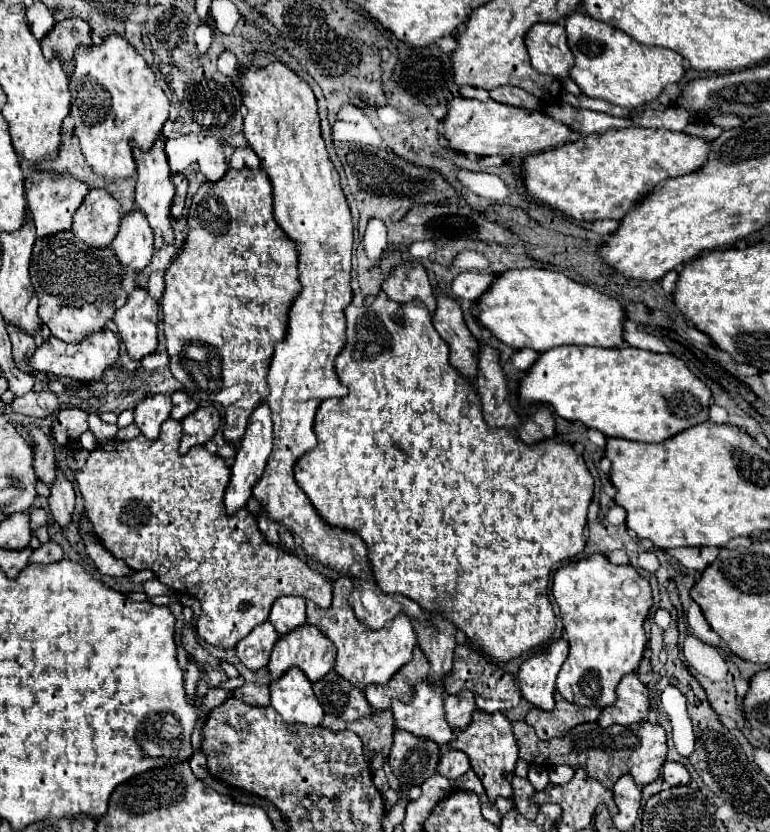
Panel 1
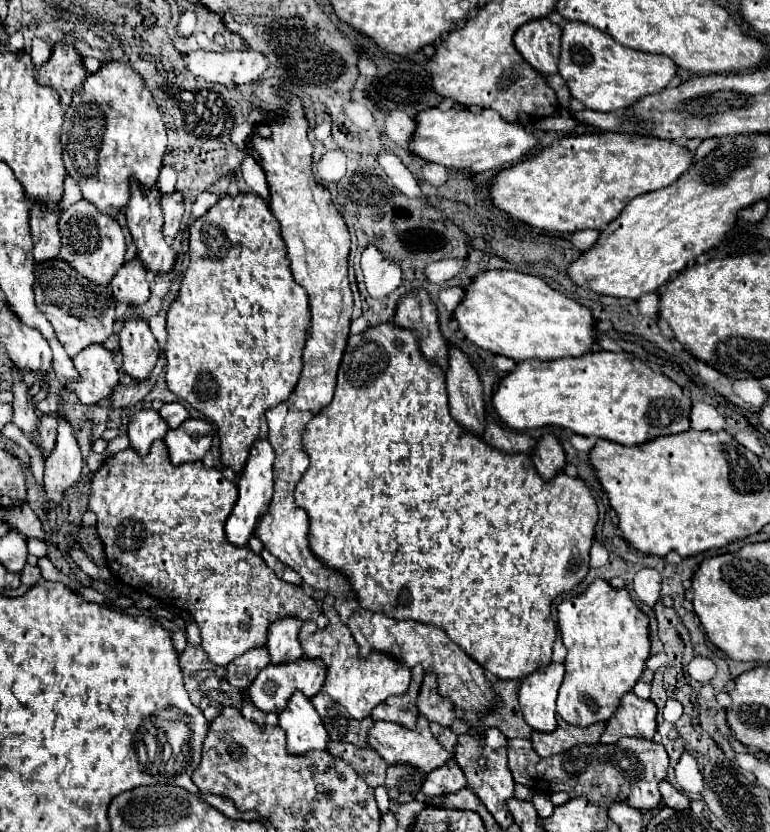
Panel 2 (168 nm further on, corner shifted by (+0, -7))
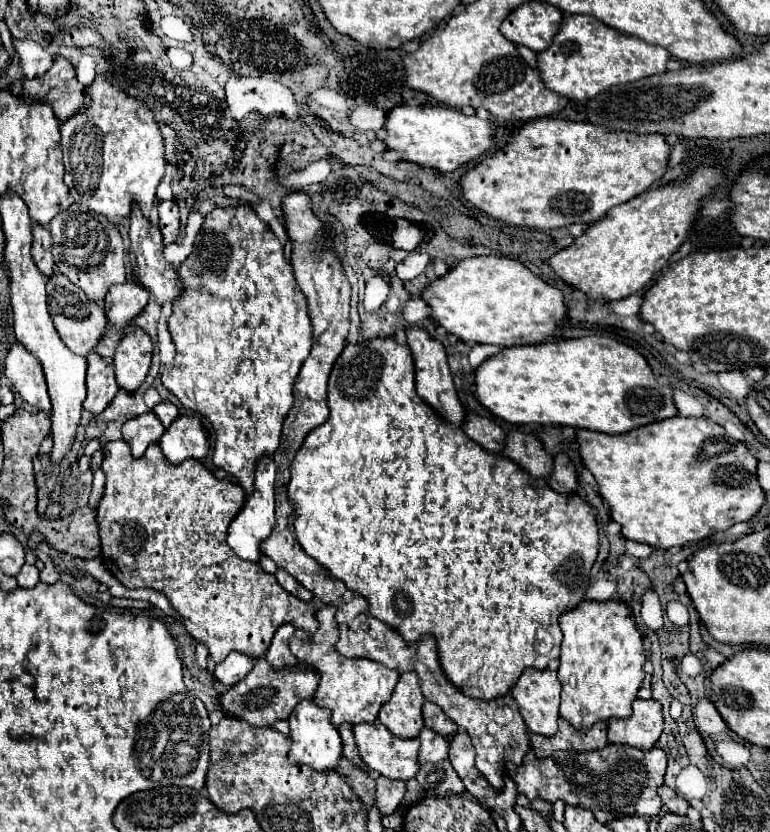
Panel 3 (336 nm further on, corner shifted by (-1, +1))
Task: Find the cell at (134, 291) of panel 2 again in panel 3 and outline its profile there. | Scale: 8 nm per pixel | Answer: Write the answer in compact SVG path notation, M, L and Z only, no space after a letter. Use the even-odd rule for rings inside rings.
M127 281L123 285L113 285L103 301L109 323L123 327L127 325L149 301L147 289L143 285L135 285L135 281Z

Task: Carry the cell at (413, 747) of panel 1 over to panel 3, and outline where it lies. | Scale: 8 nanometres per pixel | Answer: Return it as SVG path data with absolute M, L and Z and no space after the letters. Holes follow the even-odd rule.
M377 777L377 799L375 805L383 815L395 813L407 793L405 781L387 781L387 777Z

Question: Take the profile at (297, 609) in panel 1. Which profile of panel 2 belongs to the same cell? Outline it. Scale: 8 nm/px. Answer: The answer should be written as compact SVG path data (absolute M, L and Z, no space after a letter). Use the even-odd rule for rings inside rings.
M276 621L270 627L266 649L270 653L272 665L282 665L290 661L298 661L302 657L302 647L298 645L298 629L302 627L300 621Z

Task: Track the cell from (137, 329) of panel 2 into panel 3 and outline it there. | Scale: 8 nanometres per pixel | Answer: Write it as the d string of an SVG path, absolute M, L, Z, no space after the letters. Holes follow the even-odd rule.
M131 327L119 341L113 365L117 383L125 391L135 391L147 377L153 355L153 341L141 327Z

